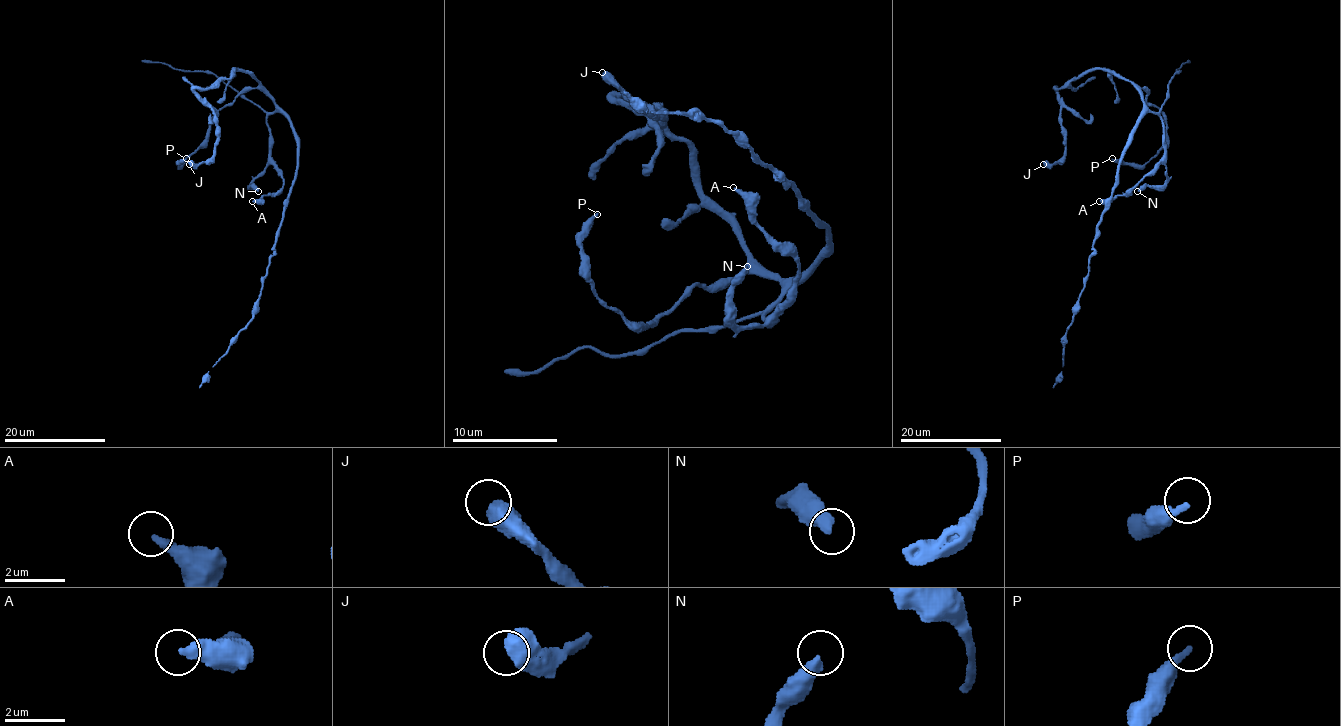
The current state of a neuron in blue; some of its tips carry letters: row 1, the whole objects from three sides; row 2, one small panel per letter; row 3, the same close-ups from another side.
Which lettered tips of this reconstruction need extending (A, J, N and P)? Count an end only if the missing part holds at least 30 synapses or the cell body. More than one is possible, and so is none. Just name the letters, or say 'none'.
none

